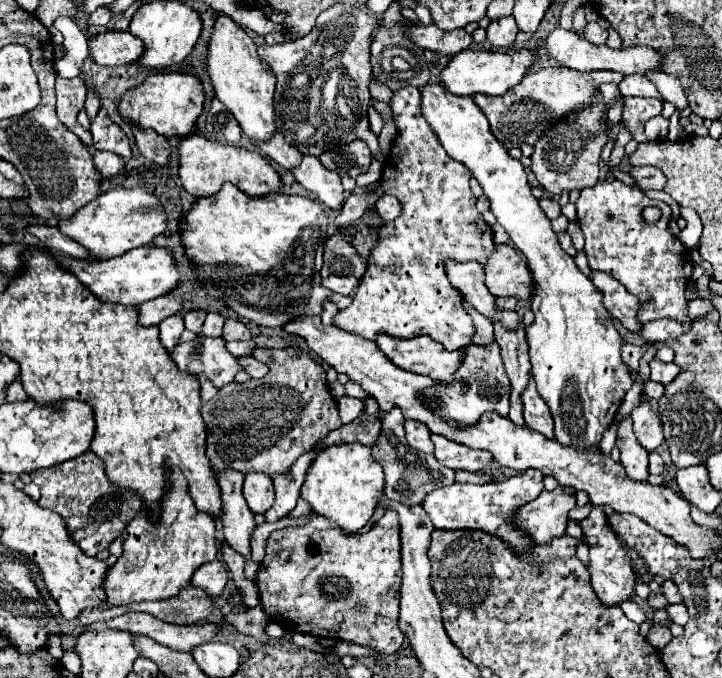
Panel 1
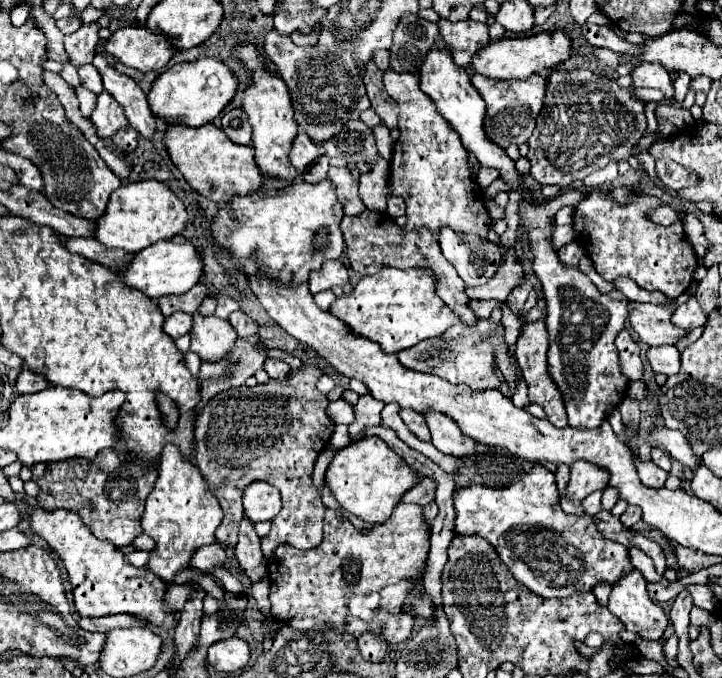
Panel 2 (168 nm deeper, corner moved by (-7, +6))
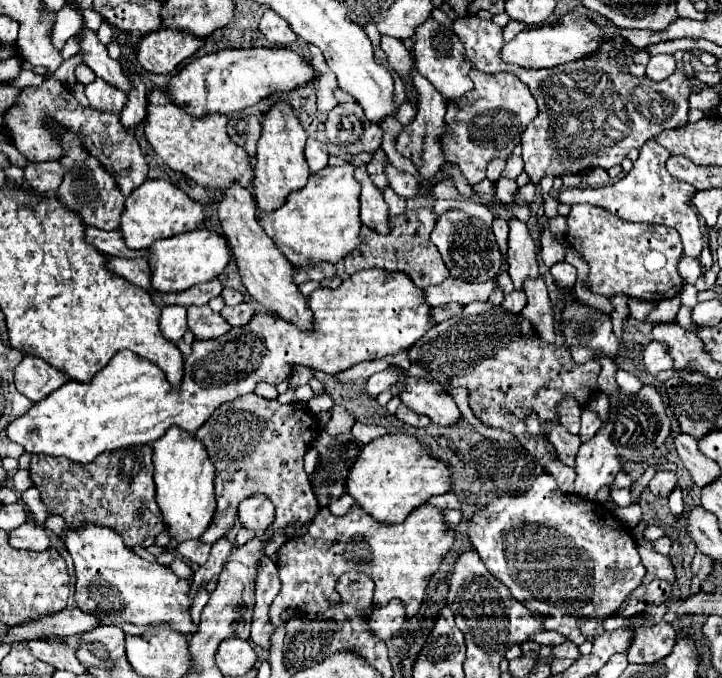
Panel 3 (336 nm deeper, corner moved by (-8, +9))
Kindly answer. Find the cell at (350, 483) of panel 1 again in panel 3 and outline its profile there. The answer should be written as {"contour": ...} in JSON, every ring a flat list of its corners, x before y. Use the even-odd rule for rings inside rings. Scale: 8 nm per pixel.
{"contour":[[386,434,380,436,360,450,360,458,348,470,348,494,354,502,366,510,376,522,398,524,430,496,444,494,450,490,450,472,444,462,428,454,414,436,408,434]]}

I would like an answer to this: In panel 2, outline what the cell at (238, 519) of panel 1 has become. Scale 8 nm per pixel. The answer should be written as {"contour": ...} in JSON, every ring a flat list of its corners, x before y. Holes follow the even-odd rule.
{"contour":[[247,519,241,521,235,557,241,569,245,571,245,575,251,579,251,583,267,579,267,559,263,557,261,547,259,547,259,537]]}

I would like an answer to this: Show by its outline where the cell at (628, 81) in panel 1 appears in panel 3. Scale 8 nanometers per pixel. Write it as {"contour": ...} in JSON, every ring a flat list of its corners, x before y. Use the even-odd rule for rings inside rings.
{"contour":[[658,54,658,56,650,58,650,62,646,66,646,76,650,80,660,82,660,80,666,80,674,70,676,70,674,56,670,56,670,54]]}

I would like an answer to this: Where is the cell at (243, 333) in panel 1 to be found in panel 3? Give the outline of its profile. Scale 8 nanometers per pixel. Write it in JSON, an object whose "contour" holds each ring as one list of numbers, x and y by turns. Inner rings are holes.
{"contour":[[242,302,242,304,234,306,234,308,224,306,224,310,222,310,220,314,222,314,224,320,226,320,228,324,232,324,232,326,246,326,246,322,250,322,252,316,254,316,254,308,252,308,252,304]]}

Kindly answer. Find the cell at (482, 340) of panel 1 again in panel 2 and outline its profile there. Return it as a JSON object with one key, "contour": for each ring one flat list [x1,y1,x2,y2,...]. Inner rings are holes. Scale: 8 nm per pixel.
{"contour":[[365,211,359,217,345,217,341,223,341,231,345,235,345,245,347,245,347,265,353,271,361,275,373,275,383,265,397,267,397,269,409,269,409,267,429,269,435,279,437,295,459,315,459,319,465,325,475,325,479,321,479,317,467,307,469,299,463,293,465,283,455,273,455,269,449,265,449,261,443,257,431,231,427,229,405,231,391,217,387,217,387,213,379,213,379,211]]}

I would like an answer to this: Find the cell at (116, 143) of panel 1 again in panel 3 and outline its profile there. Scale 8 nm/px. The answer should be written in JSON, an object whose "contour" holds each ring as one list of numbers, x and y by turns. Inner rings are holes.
{"contour":[[96,78,92,84,86,86,86,98,90,100,90,106,94,110,104,110,110,114,120,114,126,104,126,94,106,84,102,78]]}

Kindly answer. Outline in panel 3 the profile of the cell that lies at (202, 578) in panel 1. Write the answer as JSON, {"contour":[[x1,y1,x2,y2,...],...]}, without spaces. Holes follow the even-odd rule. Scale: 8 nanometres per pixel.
{"contour":[[186,540,186,542,182,542,182,544,178,544,178,554,182,556,182,558,186,558,186,560,190,560,192,564,204,564,206,560,208,560,208,550,210,550,212,546,210,544,206,544,206,542,200,542,200,540]]}

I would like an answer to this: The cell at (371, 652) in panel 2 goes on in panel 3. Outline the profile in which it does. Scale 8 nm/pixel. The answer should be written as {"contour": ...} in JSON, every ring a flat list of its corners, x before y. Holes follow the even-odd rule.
{"contour":[[392,600,388,602,388,606,378,608,370,614,368,618,368,626,372,630,372,634,376,638,380,638,382,642,390,640,404,624,406,616,404,616,404,606,400,600]]}

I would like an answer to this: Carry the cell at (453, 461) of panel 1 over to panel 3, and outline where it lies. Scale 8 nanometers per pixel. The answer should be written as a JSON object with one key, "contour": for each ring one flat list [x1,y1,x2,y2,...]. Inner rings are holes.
{"contour":[[408,378,406,388,398,392,398,396,404,406,412,408,418,414,426,414,440,428,458,426,462,422,462,414,456,402,436,382]]}

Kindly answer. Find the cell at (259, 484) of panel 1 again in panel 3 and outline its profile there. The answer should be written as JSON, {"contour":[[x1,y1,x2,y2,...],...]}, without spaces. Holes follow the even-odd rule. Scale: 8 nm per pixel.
{"contour":[[254,494,238,506,238,518,242,526,264,534,264,530,274,522,274,506,262,494]]}

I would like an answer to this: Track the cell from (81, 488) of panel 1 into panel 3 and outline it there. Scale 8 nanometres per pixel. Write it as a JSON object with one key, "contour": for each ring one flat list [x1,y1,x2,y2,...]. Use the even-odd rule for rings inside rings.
{"contour":[[146,444,104,452,90,464,36,454,32,456,28,470,34,486,40,490,44,506,50,512,60,514,68,526,88,522,114,528,128,548,152,546,154,536,164,530,164,522,154,500,156,486,152,480,152,448]]}

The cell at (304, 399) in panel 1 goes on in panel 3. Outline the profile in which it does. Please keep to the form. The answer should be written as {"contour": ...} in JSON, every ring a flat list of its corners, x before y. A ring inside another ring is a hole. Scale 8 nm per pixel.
{"contour":[[244,394,236,398,236,402,220,406,220,410,216,410,216,414,212,414,212,418,208,418,208,422,204,422,194,434,194,438,206,446,208,456,216,466,214,486,218,500,214,520,200,540,212,544,232,532,240,502,256,492,266,494,276,506,276,520,272,528,268,528,272,538,264,542,266,556,278,552,278,548,286,542,284,530,288,530,288,526,296,526,296,530,308,528,320,510,310,476,304,470,304,454,316,436,318,420,308,406,300,402,280,404,278,400]]}

